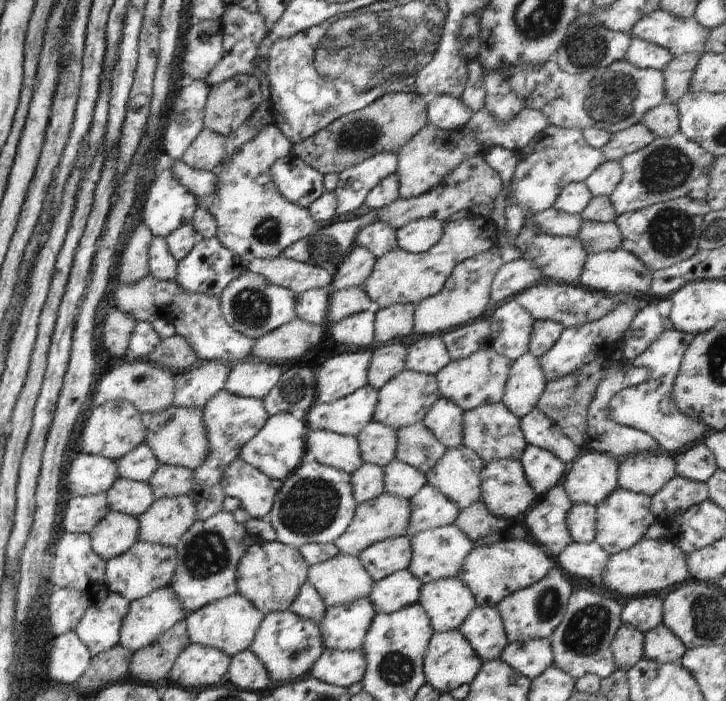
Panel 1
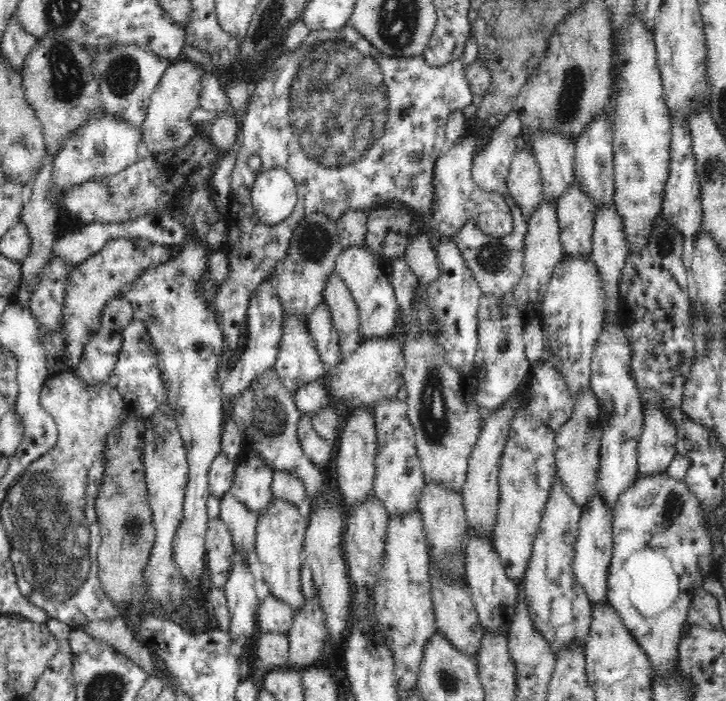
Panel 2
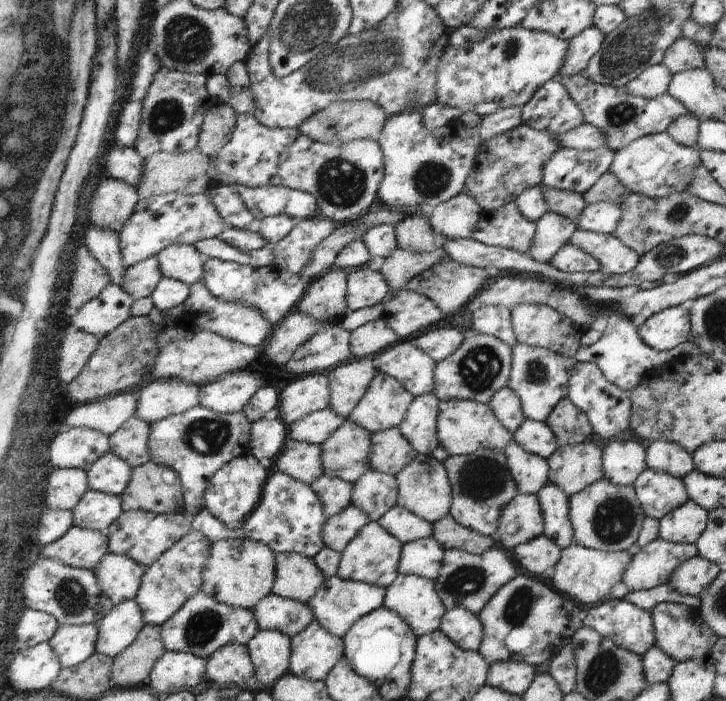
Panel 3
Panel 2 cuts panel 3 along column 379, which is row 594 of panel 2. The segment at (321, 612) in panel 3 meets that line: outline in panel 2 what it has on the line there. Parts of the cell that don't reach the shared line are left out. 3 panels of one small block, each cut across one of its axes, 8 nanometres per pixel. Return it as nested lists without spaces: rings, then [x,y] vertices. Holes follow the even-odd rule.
[[[597,489],[593,500],[582,512],[575,544],[573,571],[592,604],[608,602],[608,572],[610,572],[614,547],[613,509],[606,507]]]

